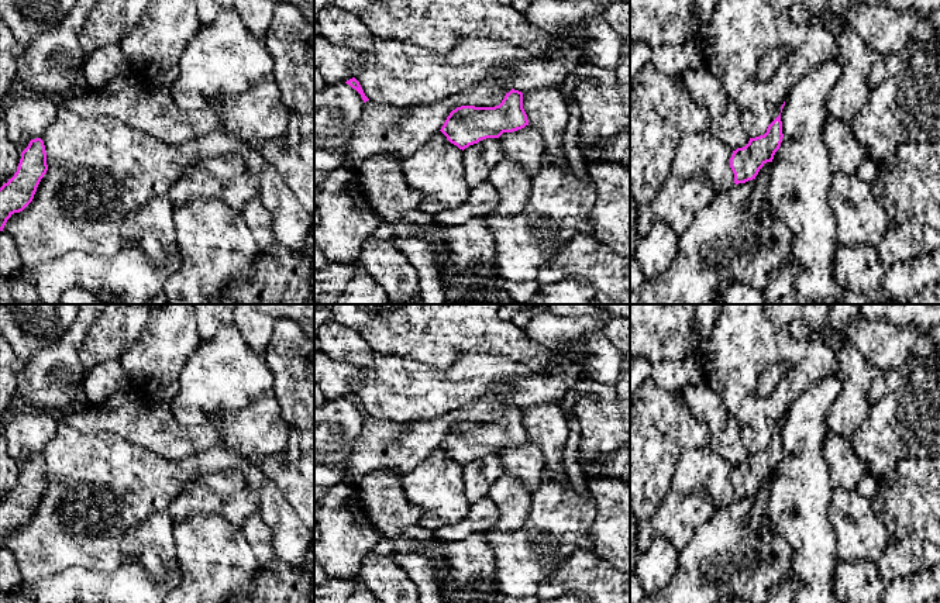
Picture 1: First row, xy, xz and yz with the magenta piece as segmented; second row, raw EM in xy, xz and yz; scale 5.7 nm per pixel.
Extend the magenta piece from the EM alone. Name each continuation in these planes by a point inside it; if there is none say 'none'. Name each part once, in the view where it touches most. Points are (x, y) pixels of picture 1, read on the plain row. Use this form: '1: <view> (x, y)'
none

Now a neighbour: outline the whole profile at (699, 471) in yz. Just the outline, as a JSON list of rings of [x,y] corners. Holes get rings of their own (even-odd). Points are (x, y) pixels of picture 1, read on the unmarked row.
[[[709,447],[685,449],[674,468],[672,489],[684,495],[699,495],[726,510],[736,499],[730,483],[733,465]]]

